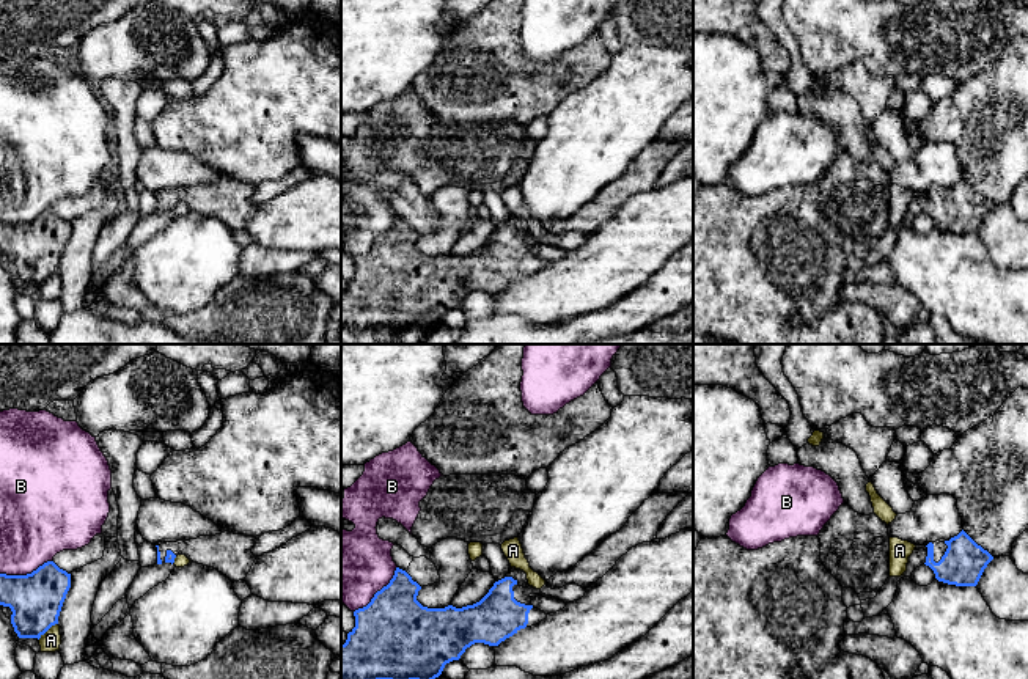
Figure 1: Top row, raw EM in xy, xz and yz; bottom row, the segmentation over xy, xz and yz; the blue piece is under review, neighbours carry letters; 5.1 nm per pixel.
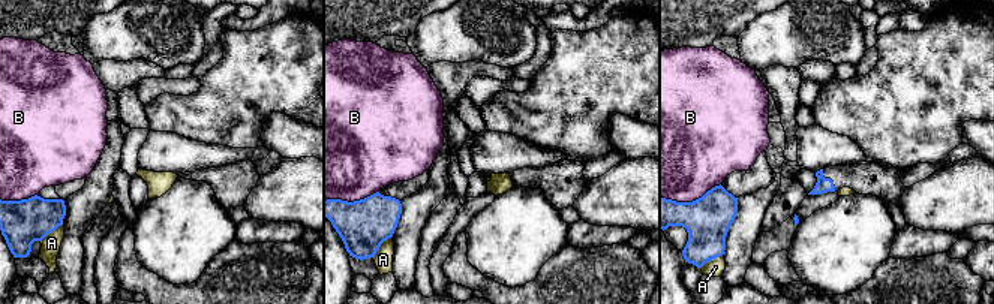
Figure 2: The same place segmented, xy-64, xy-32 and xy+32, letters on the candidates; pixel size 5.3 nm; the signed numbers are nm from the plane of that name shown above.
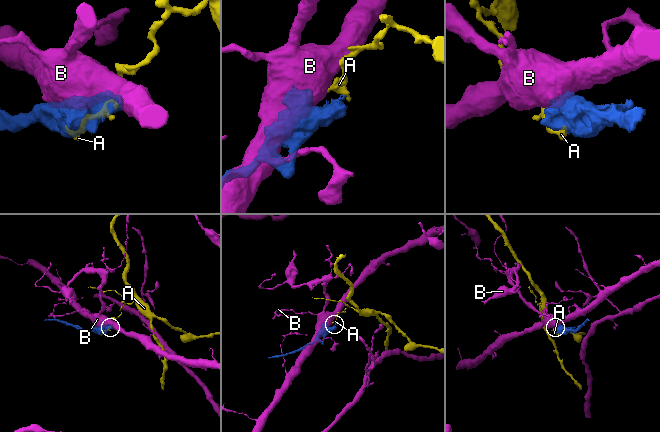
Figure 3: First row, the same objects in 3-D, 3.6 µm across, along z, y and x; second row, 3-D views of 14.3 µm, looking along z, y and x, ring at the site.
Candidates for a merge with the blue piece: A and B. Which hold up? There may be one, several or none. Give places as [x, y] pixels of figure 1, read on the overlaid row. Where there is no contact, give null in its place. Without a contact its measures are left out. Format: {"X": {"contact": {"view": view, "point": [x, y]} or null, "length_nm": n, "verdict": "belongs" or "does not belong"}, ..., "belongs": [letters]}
{"A": {"contact": {"view": "xy", "point": [47, 629]}, "length_nm": 140, "verdict": "does not belong"}, "B": {"contact": {"view": "xz", "point": [378, 591]}, "length_nm": 320, "verdict": "does not belong"}, "belongs": []}

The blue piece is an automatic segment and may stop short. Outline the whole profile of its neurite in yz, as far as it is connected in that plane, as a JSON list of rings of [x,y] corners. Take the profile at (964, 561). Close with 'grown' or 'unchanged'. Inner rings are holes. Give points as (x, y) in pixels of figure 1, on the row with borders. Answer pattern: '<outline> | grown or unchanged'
[[[964,530],[949,541],[929,542],[926,566],[938,582],[956,586],[976,586],[993,556]]] | grown

